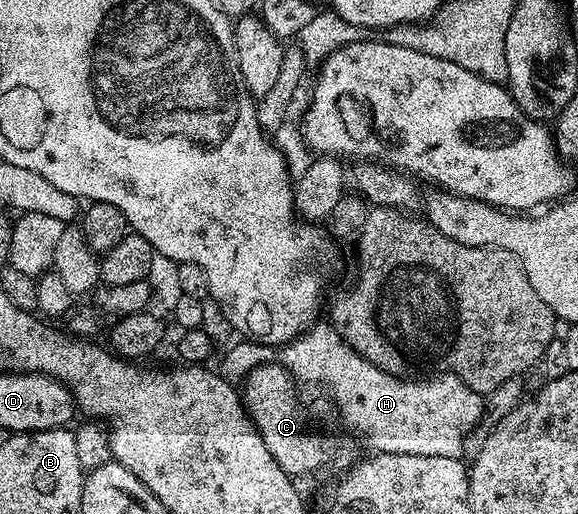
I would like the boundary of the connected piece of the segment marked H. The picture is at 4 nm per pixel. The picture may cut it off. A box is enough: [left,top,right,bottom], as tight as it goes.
[217,321,485,457]

